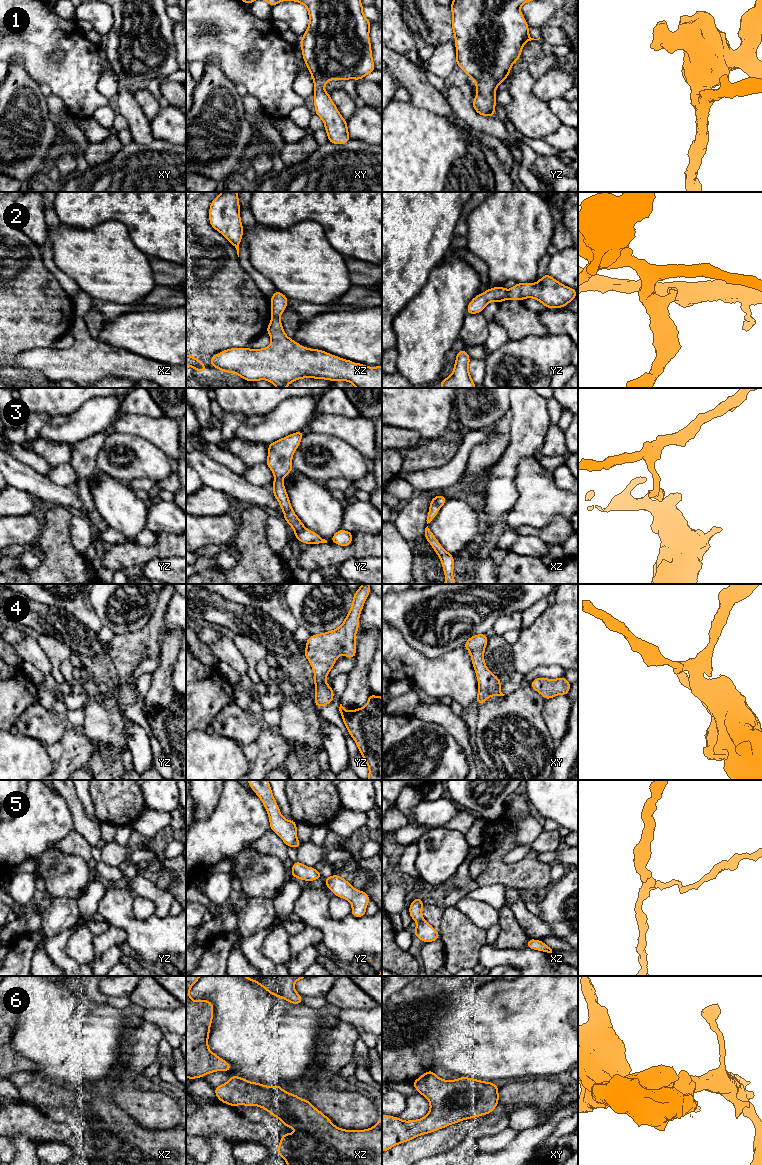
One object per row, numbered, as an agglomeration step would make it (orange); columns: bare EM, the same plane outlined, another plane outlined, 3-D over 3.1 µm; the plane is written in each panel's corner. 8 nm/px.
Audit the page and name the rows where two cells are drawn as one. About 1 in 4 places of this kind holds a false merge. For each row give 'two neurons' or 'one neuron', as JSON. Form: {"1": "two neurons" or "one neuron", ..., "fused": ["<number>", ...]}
{"1": "one neuron", "2": "two neurons", "3": "two neurons", "4": "one neuron", "5": "one neuron", "6": "one neuron", "fused": ["2", "3"]}

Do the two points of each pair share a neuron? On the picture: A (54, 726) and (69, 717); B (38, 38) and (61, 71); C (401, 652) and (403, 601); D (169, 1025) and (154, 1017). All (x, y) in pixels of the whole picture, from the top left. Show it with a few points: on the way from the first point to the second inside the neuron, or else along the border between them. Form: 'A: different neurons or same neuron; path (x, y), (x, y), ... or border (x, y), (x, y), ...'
A: different neurons; border (62, 717), (67, 723)
B: same neuron; path (38, 47), (38, 53), (52, 67)
C: different neurons; border (392, 625), (418, 651)
D: same neuron; path (165, 1021), (158, 1017)

